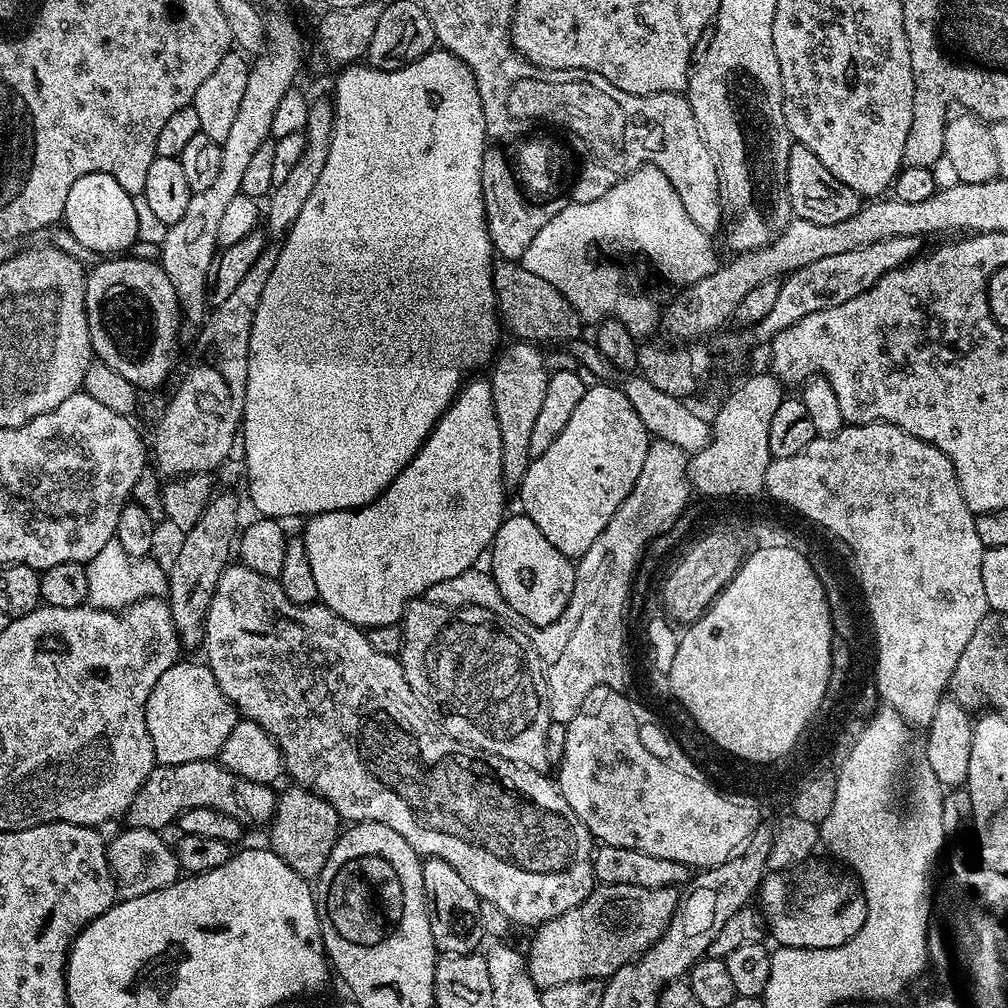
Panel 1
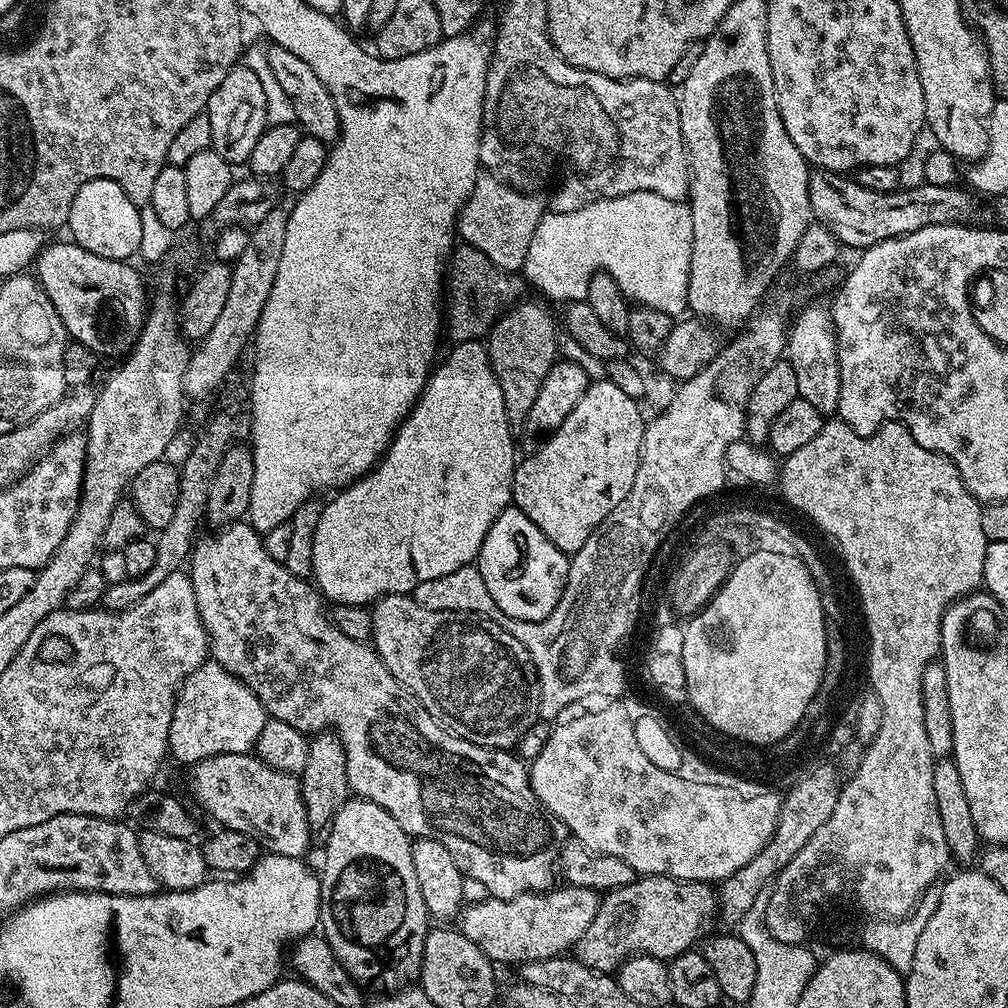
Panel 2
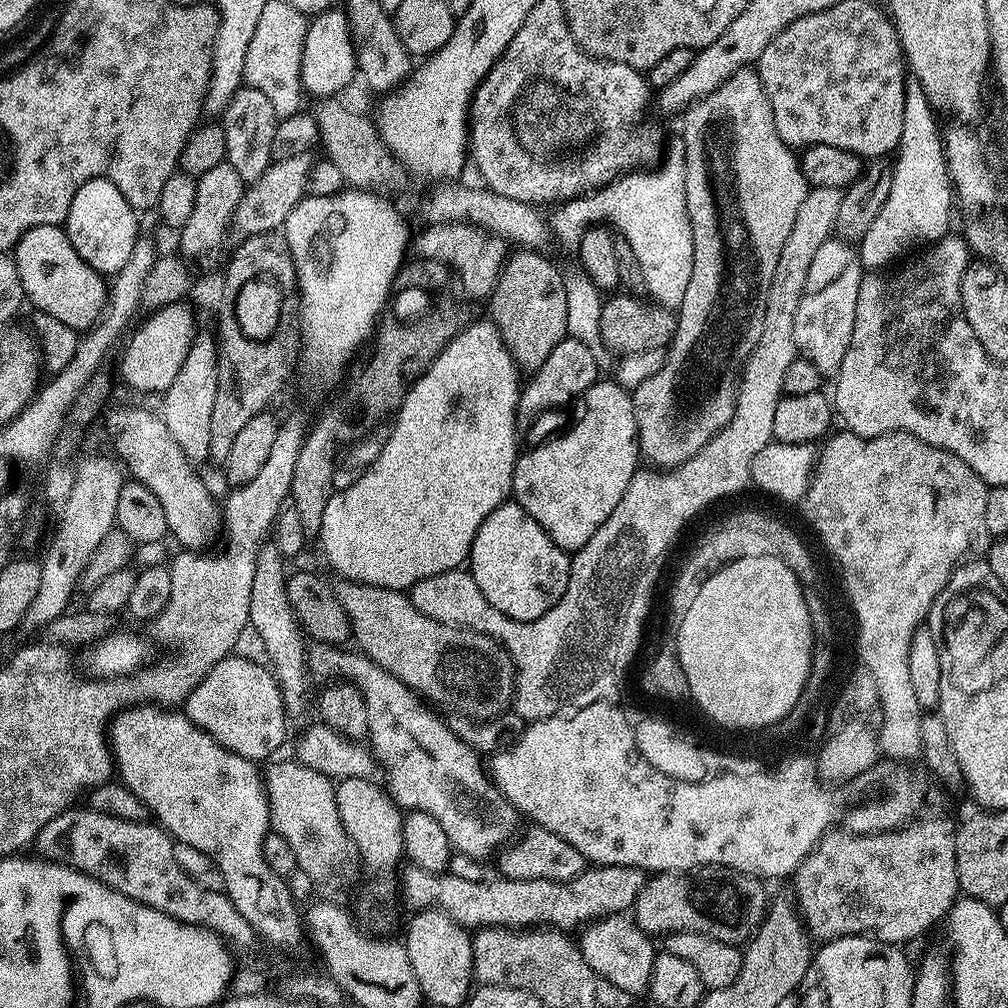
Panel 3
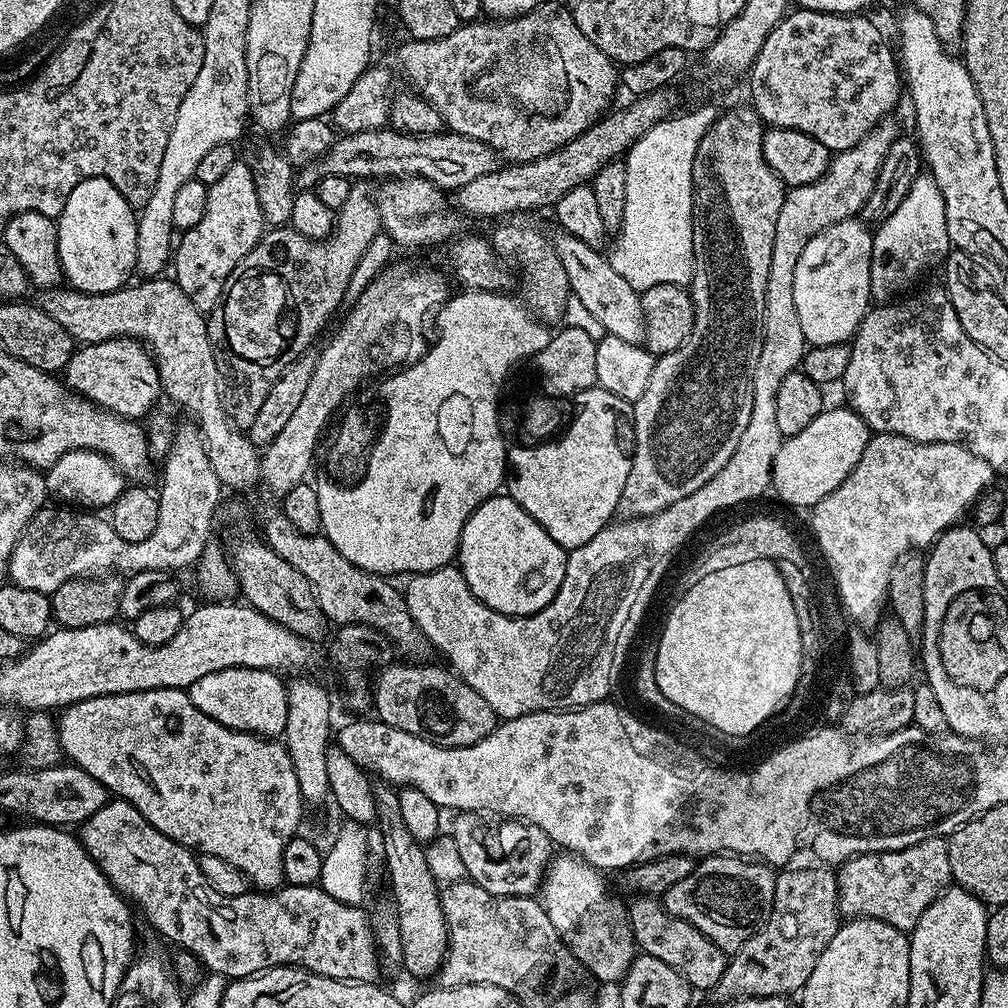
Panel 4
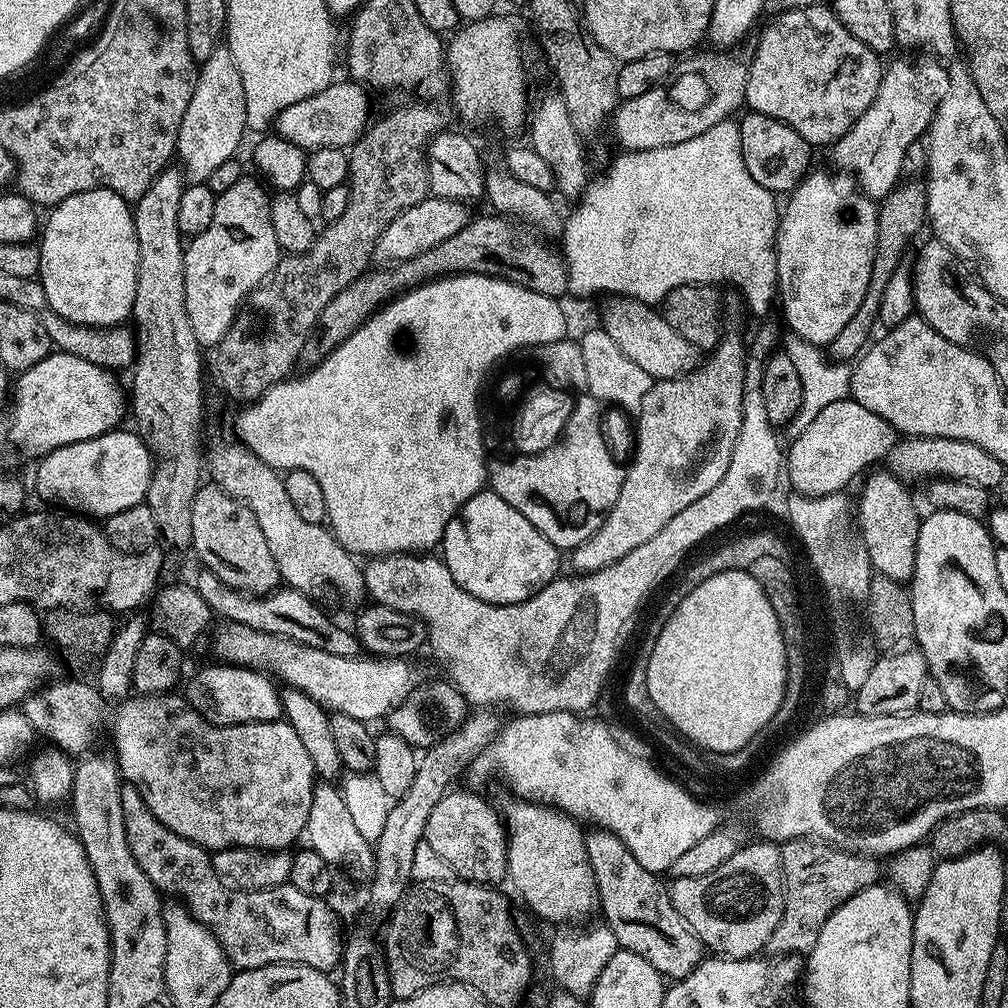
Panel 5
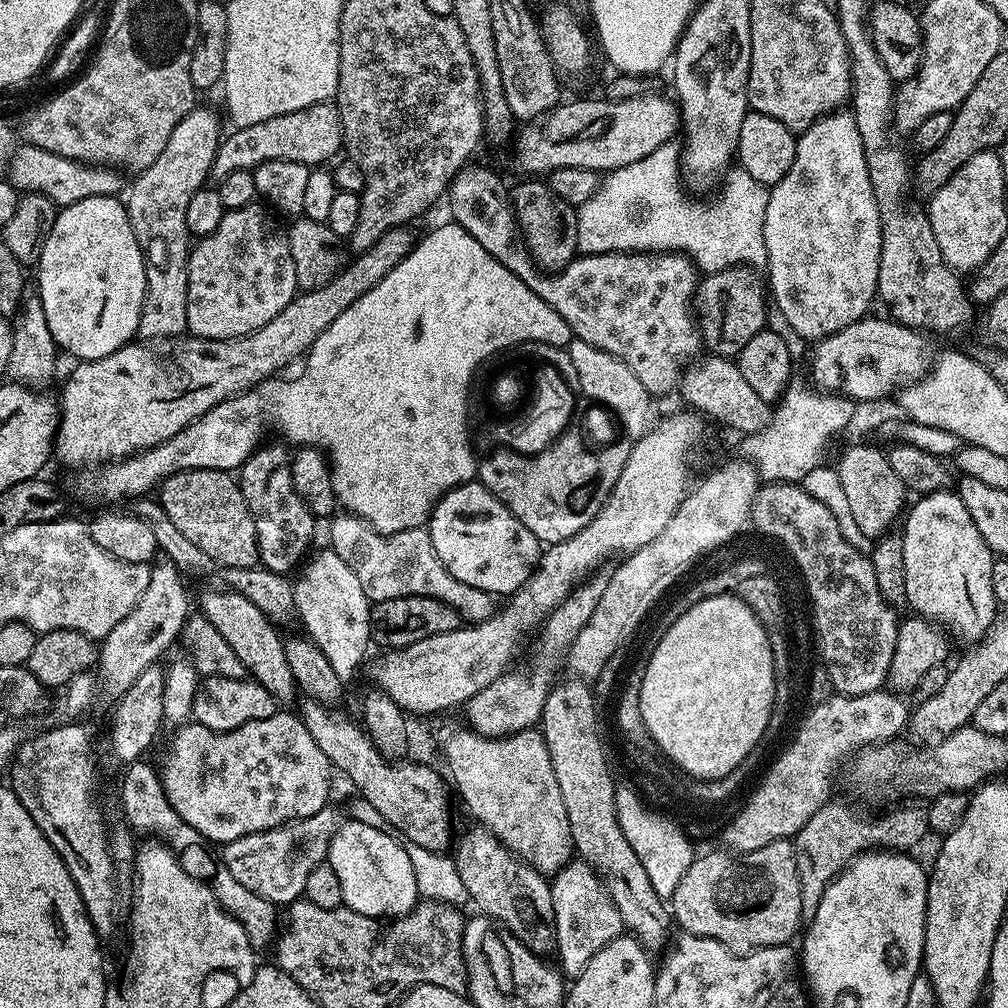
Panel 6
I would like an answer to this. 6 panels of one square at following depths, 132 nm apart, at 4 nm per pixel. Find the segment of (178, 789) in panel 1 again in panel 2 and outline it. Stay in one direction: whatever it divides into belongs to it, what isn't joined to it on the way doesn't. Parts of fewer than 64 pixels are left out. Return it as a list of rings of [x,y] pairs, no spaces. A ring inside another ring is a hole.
[[[252,752],[218,754],[187,769],[192,796],[217,820],[220,828],[248,832],[278,856],[303,857],[308,848],[308,819],[300,793],[300,781],[291,772],[279,772]]]

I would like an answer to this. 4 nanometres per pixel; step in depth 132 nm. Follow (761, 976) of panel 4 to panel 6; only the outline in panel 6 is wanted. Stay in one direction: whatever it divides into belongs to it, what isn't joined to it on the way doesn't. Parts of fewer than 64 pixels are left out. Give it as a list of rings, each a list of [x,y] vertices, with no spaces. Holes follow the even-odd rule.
[[[829,799],[827,804],[823,804],[794,837],[798,880],[802,886],[802,914],[805,918],[814,915],[826,886],[830,886],[832,879],[857,856],[873,850],[908,854],[916,850],[912,848],[918,847],[923,842],[924,835],[929,835],[930,832],[927,811],[916,804],[892,806],[896,808],[881,816],[863,816],[850,805],[836,799]],[[904,806],[905,808],[900,808]]]

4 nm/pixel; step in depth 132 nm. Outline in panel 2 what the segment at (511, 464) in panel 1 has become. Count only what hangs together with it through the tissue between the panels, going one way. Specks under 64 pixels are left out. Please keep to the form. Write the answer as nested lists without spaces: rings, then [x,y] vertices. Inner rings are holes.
[[[521,299],[512,305],[500,320],[495,324],[486,337],[486,347],[488,357],[490,358],[490,366],[494,378],[498,378],[498,386],[502,388],[503,402],[506,405],[506,414],[508,422],[512,427],[518,428],[523,425],[526,414],[530,412],[534,401],[538,396],[538,388],[542,386],[542,382],[546,379],[546,374],[550,374],[550,366],[554,366],[558,359],[556,353],[556,324],[558,328],[558,320],[552,317],[552,312],[544,304],[539,304],[536,300]]]

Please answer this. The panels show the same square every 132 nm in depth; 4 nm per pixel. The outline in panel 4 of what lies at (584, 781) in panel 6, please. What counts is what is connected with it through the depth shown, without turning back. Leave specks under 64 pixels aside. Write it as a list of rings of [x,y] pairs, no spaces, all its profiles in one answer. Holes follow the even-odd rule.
[[[637,895],[633,900],[636,901],[628,904],[628,921],[637,949],[645,956],[666,962],[666,966],[674,966],[674,970],[678,970],[678,974],[686,978],[693,990],[715,989],[728,965],[729,953],[710,942],[710,938],[706,938],[706,934],[702,934],[702,930],[698,930],[690,922],[670,914],[659,899]]]

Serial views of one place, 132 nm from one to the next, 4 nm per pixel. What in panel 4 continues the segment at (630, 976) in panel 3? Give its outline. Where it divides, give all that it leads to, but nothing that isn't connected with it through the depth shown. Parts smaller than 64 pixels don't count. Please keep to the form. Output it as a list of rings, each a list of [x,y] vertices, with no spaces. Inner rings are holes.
[[[556,854],[548,863],[548,871],[544,873],[544,882],[538,889],[538,896],[546,914],[550,914],[550,922],[554,925],[554,930],[558,930],[562,942],[570,950],[573,961],[579,967],[581,964],[590,975],[597,976],[602,983],[615,985],[624,979],[626,970],[630,970],[630,966],[637,958],[638,949],[634,934],[630,930],[628,904],[620,901],[608,889],[604,876],[605,873],[601,869],[588,864],[575,854]]]

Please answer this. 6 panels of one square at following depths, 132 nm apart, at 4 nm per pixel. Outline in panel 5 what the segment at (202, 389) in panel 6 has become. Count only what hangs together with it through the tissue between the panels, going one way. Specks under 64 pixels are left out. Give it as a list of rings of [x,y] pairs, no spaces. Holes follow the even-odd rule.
[[[429,194],[425,200],[402,210],[386,230],[378,238],[372,251],[372,259],[377,265],[403,264],[405,260],[428,252],[438,242],[446,242],[446,238],[454,238],[466,226],[470,219],[469,205],[459,200],[451,200],[442,196]]]

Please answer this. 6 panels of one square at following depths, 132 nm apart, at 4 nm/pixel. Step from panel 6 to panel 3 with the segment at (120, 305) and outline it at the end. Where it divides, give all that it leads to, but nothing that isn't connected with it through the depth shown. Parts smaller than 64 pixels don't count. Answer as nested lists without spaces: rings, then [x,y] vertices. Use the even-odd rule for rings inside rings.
[[[91,180],[74,194],[74,202],[70,202],[70,210],[66,221],[68,241],[74,250],[90,267],[101,274],[114,274],[126,266],[130,253],[134,250],[134,242],[138,235],[136,229],[138,213],[126,202],[126,198],[109,180]]]

